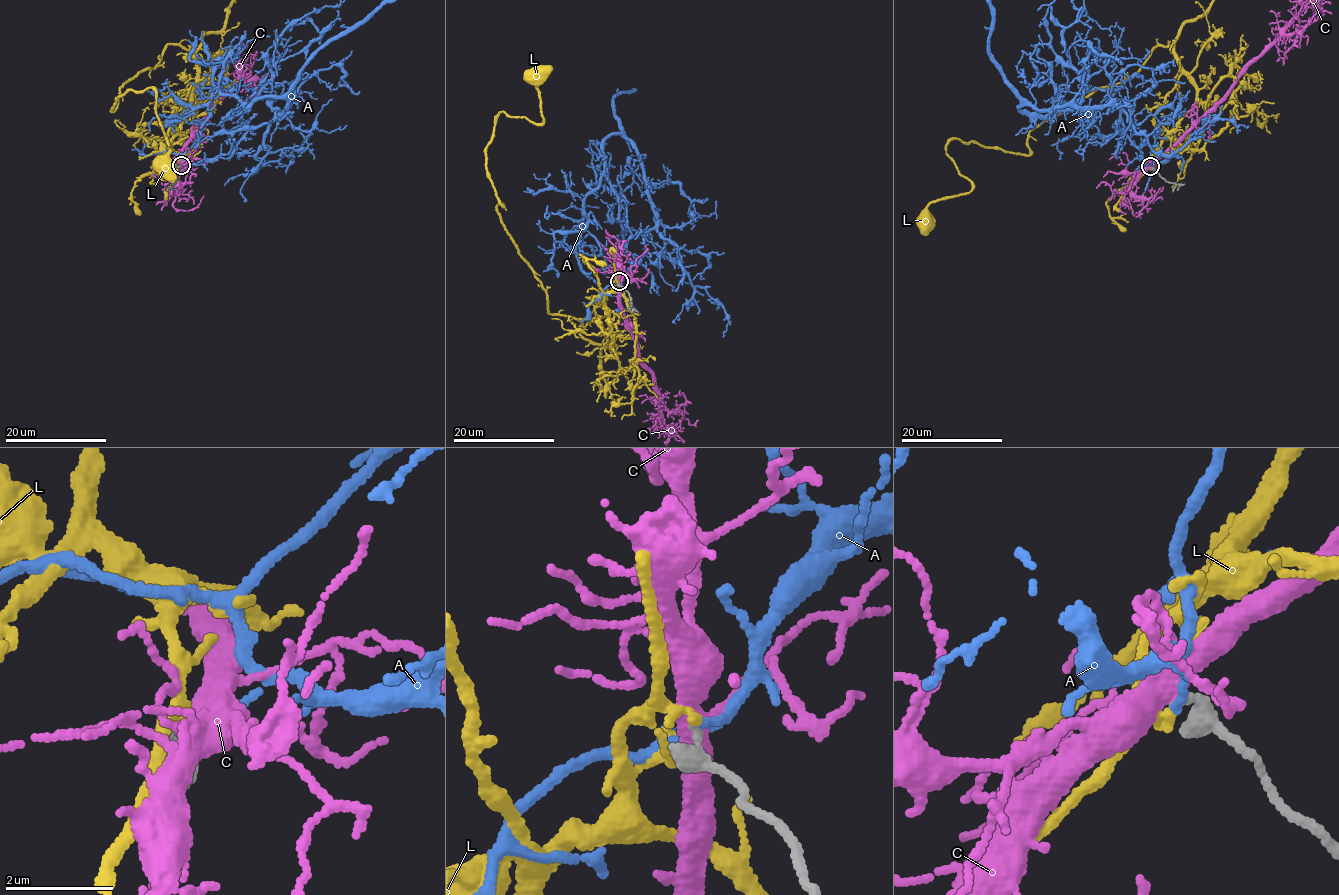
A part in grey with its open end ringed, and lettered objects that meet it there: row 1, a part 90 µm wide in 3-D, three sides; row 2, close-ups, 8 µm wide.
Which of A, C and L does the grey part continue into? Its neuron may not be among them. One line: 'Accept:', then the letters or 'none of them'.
Accept: none of them

